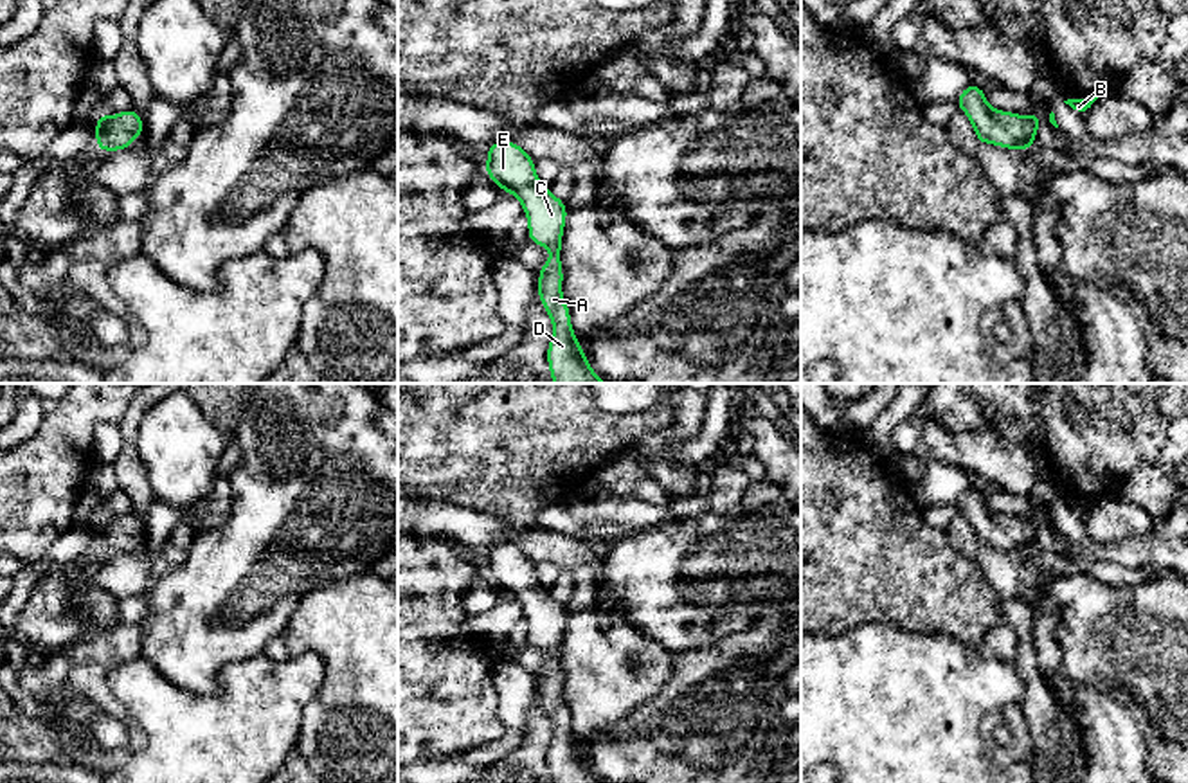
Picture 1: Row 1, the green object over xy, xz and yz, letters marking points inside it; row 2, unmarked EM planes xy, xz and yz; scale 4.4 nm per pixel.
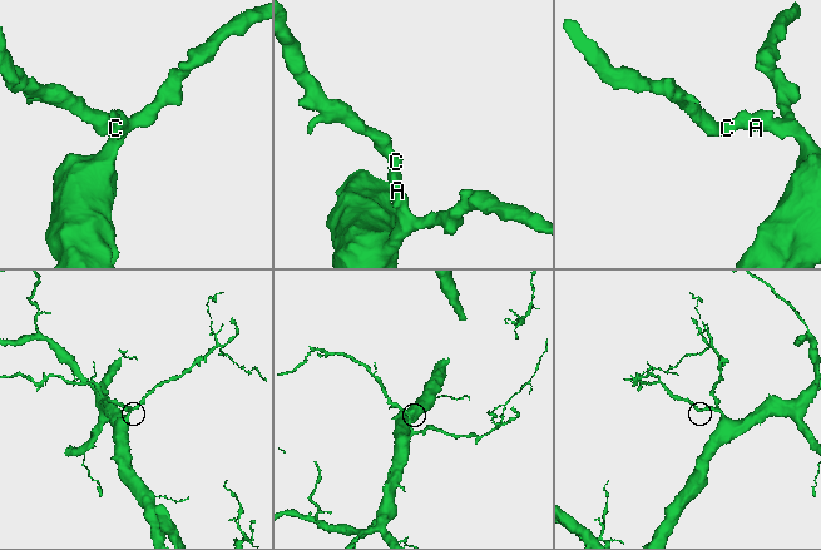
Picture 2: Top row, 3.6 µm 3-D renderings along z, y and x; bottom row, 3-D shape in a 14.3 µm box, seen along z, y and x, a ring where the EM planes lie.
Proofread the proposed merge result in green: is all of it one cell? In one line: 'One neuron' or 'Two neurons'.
One neuron

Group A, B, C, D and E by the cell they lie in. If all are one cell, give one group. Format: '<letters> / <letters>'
A B C D E

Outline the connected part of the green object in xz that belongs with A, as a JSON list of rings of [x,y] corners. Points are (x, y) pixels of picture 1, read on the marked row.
[[[517,142],[490,144],[484,173],[502,193],[513,193],[522,203],[529,221],[527,239],[553,252],[538,272],[538,299],[553,320],[553,337],[547,346],[553,383],[607,383],[592,371],[587,353],[576,340],[571,311],[562,295],[562,236],[569,212],[565,202],[538,182],[535,158]]]

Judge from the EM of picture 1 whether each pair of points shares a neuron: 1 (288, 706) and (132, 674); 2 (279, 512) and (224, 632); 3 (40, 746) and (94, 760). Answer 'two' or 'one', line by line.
1: one
2: one
3: one

